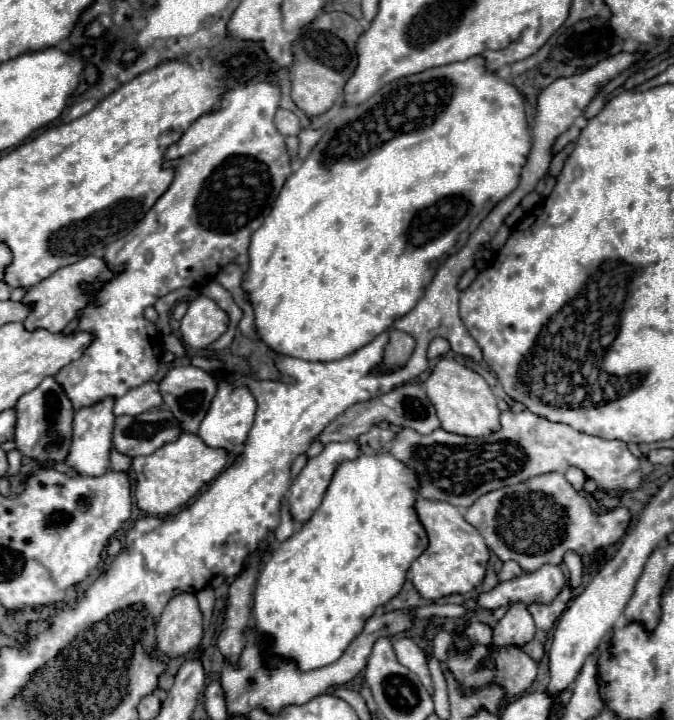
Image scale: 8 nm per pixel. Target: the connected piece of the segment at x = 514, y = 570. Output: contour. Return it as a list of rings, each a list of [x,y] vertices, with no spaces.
[[[508,560],[508,562],[504,562],[504,568],[502,568],[502,572],[498,574],[498,580],[502,582],[502,580],[510,580],[510,578],[514,578],[514,576],[520,576],[522,574],[522,568],[518,566],[518,564],[514,564],[512,560]]]

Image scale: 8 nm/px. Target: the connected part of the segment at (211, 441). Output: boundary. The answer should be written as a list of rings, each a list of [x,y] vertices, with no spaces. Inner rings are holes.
[[[220,380],[218,392],[210,404],[206,418],[200,424],[198,436],[204,440],[206,446],[224,448],[228,454],[232,454],[234,446],[242,444],[246,440],[246,436],[252,428],[252,422],[254,422],[254,414],[256,414],[256,402],[254,402],[254,396],[250,394],[250,390],[248,388],[234,388],[230,384],[230,380]]]

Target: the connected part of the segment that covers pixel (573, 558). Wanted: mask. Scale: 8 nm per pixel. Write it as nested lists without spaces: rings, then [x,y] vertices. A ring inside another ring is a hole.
[[[566,552],[564,564],[566,564],[566,568],[570,570],[570,586],[572,586],[572,588],[580,586],[580,580],[582,580],[582,568],[584,568],[580,556],[578,556],[576,552]]]

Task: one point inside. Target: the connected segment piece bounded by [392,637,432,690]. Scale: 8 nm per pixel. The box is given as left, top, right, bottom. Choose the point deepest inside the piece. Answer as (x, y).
(407, 652)

